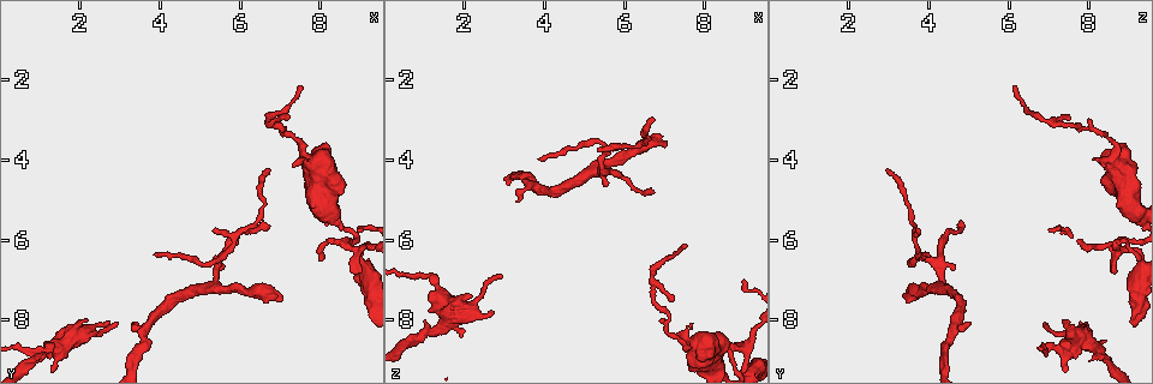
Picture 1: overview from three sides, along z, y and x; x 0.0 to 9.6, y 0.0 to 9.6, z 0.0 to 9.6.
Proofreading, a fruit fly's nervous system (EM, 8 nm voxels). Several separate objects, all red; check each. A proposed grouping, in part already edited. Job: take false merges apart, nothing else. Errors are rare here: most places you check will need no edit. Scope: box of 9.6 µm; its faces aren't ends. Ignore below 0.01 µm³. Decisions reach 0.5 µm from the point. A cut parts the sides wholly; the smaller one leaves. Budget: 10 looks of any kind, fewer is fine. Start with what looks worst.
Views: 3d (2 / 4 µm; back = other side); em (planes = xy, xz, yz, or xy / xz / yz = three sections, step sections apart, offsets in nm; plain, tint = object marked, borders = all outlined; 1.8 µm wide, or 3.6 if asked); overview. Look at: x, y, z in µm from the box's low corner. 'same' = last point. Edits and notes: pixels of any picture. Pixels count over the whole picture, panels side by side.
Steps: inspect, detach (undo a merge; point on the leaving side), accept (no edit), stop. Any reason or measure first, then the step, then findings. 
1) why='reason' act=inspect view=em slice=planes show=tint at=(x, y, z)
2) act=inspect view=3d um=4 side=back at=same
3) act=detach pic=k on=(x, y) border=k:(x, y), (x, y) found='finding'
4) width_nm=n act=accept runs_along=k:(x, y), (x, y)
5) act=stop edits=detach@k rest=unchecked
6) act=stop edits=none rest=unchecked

why='branch point' act=inspect view=3d um=4 at=(1.70, 8.40, 7.80)

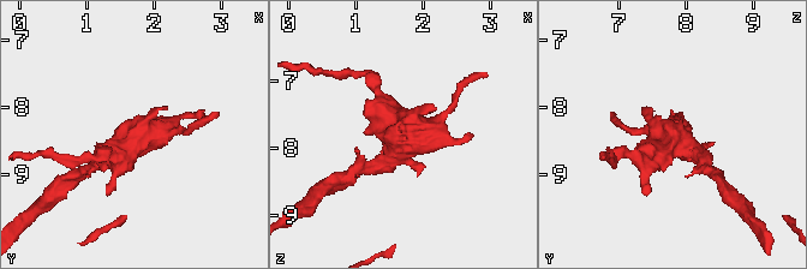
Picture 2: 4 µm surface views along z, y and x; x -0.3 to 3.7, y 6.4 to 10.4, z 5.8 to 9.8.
why='now the EM' act=inspect view=em slice=planes show=borders at=(1.75, 8.45, 7.80)

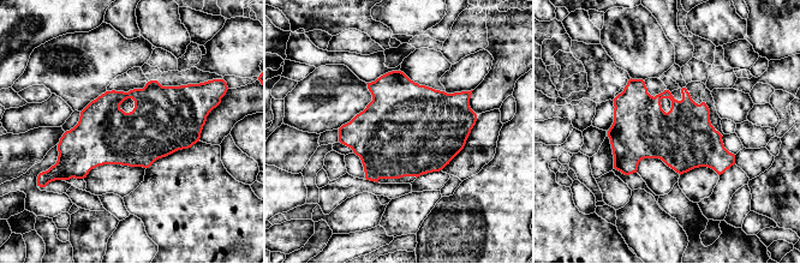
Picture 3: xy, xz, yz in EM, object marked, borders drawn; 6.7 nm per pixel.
width_nm=380 act=accept found='continuous, no second neuron'

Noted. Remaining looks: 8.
why='four or more arms meet' act=inspect view=em slice=xz step=16 show=tint at=(5.45, 6.60, 4.15)

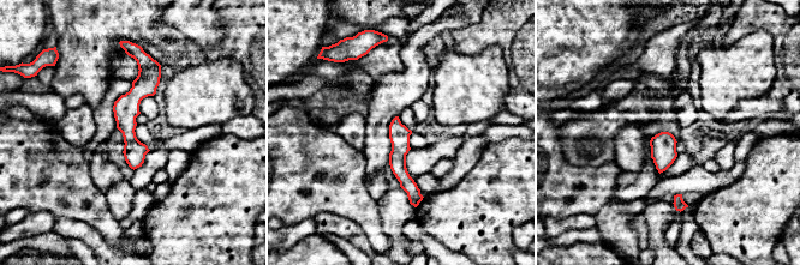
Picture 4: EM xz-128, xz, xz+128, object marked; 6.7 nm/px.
act=inspect view=em slice=planes show=tint at=same

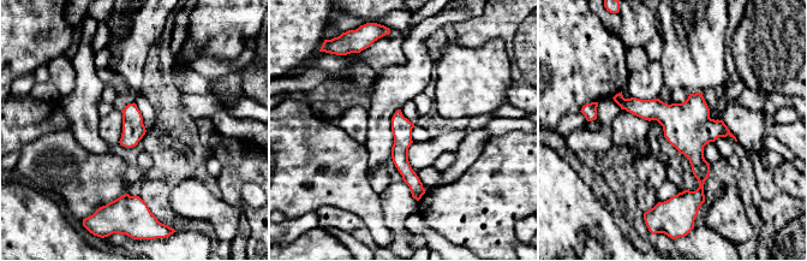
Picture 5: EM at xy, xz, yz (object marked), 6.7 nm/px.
act=accept runs_along=5:(398, 114), (401, 162), (418, 195) found='continuous, no second neuron'

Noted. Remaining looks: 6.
act=inspect view=3d um=2 at=(8.90, 6.30, 8.70)

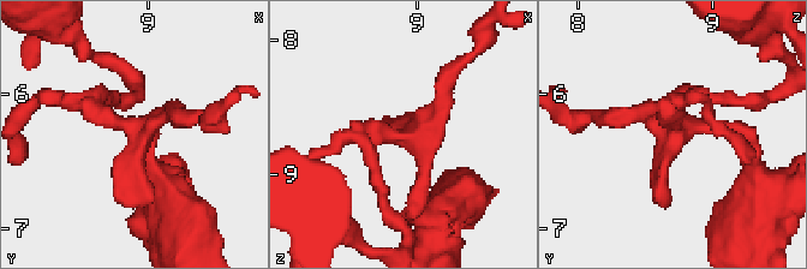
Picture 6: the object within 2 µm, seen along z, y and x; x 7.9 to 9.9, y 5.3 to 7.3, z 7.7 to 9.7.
act=inspect view=em slice=planes show=borders at=(8.90, 6.26, 8.72)

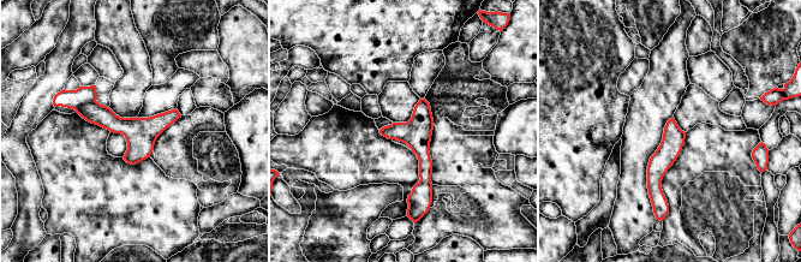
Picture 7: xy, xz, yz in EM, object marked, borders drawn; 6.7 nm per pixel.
act=detach pic=7 on=(94, 112) part_leaving=7:(423, 102), (424, 188), (417, 202) found='two neurons meet here'

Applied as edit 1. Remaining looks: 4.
why='calibre changes' act=inspect view=em um=3.6 slice=planes show=borders at=(7.65, 3.95, 8.70)

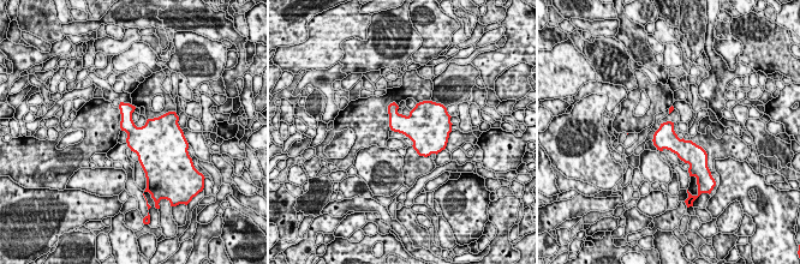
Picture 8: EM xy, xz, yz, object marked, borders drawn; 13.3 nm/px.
act=accept found='one neuron here'

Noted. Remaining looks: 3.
act=stop edits=detach@7 rest=unchecked

